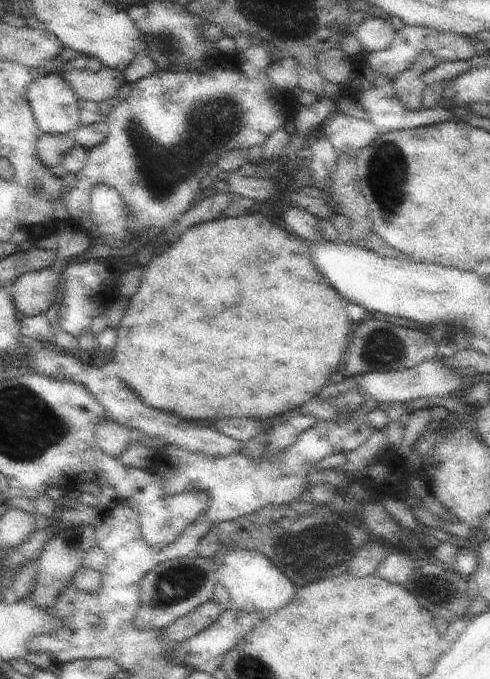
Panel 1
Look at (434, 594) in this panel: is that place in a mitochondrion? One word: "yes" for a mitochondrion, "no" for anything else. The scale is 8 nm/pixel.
yes

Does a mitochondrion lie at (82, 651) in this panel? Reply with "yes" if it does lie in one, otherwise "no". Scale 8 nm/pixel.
no

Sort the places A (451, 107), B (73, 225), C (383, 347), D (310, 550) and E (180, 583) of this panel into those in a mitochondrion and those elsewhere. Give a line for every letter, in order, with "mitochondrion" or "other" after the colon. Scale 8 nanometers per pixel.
A: other
B: other
C: mitochondrion
D: mitochondrion
E: mitochondrion

